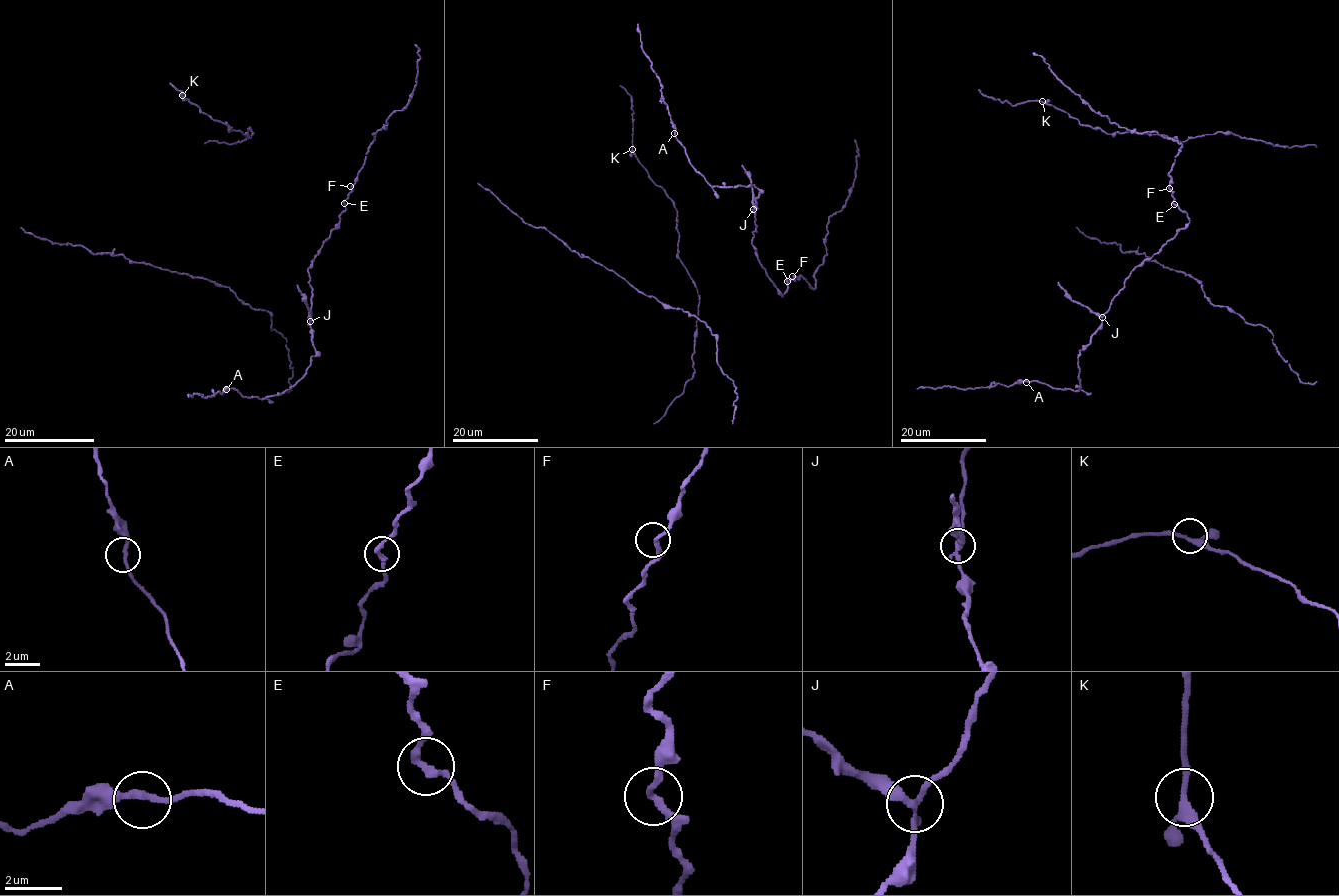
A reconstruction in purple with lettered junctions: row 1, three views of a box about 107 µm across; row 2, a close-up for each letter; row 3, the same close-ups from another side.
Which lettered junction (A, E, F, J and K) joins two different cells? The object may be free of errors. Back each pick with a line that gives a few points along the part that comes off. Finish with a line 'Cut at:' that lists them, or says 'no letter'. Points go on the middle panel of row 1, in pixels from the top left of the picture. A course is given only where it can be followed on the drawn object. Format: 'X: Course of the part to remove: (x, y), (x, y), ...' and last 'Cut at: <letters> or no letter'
J: Course of the part to remove: (754, 209), (752, 180), (741, 165)
Cut at: J

